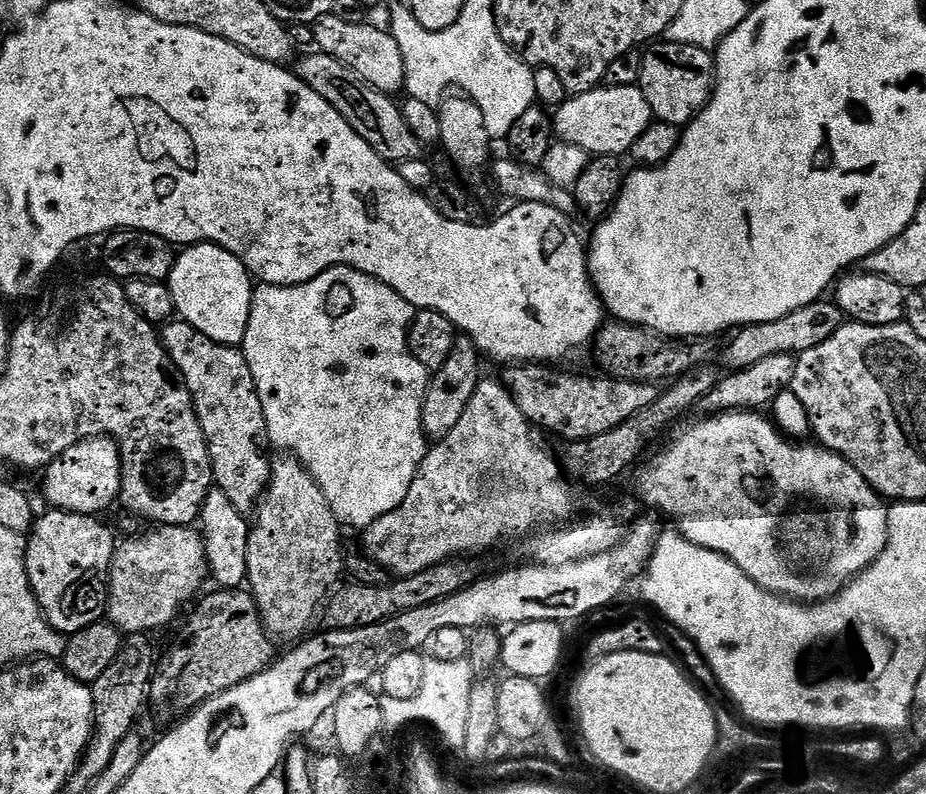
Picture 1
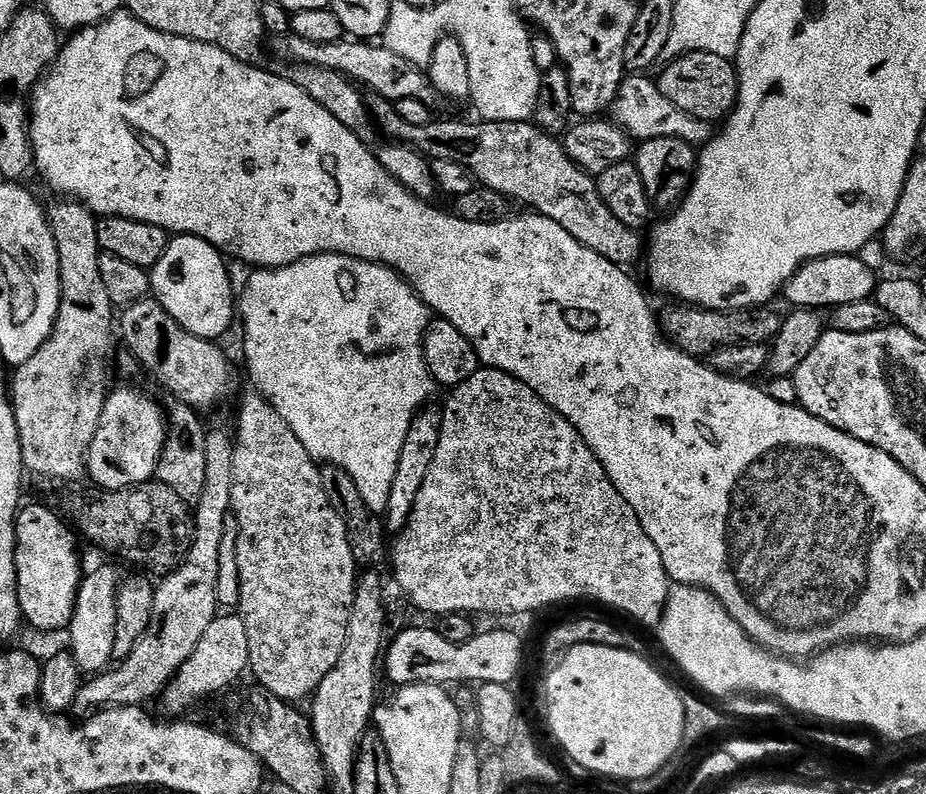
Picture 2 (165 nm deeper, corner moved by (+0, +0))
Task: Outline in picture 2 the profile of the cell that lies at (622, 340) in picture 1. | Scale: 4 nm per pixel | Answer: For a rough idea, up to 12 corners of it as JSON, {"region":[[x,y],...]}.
{"region":[[668,302],[669,344],[707,358],[768,344],[782,316],[761,306],[719,312]]}

